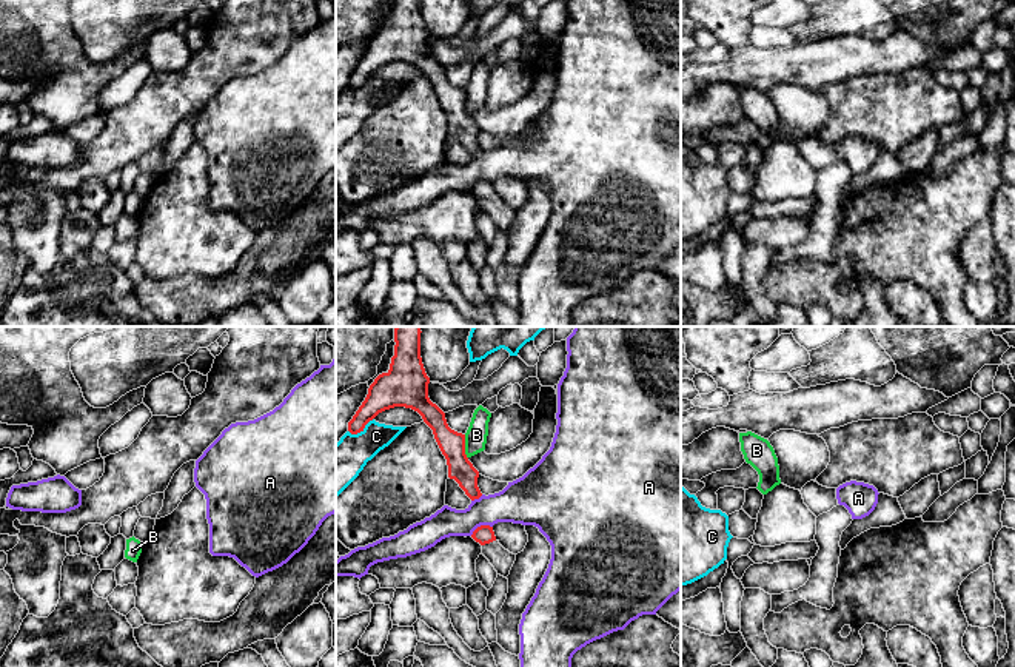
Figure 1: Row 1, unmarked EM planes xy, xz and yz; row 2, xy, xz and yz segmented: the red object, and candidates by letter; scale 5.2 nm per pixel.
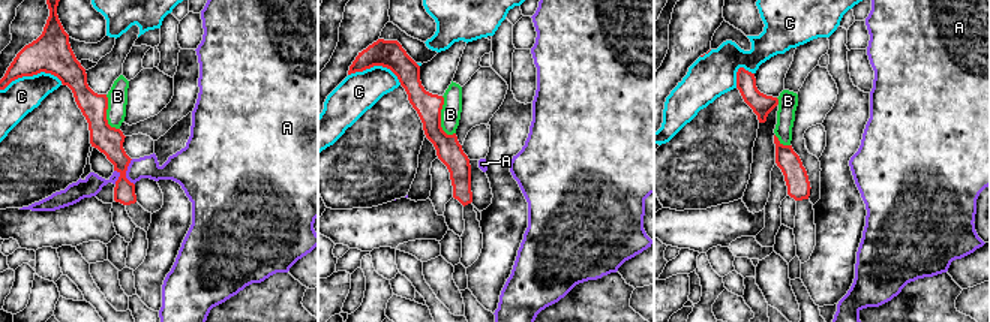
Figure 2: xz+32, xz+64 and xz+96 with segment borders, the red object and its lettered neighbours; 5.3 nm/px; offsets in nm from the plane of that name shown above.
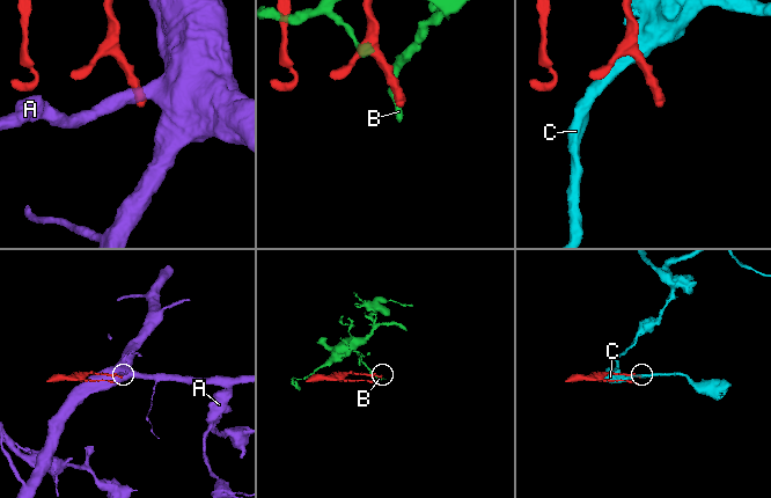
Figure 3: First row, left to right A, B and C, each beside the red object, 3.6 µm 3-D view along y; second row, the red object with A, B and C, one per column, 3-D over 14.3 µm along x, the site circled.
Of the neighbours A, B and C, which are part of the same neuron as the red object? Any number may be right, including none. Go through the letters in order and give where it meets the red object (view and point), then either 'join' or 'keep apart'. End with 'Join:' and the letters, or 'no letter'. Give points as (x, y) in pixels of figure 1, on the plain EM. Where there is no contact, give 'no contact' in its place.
A: meets red in xz at (481, 180); keep apart
B: meets red in xz at (464, 102); keep apart
C: meets red in xz at (361, 85); keep apart
Join: no letter

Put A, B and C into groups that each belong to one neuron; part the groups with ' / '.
A / B / C

